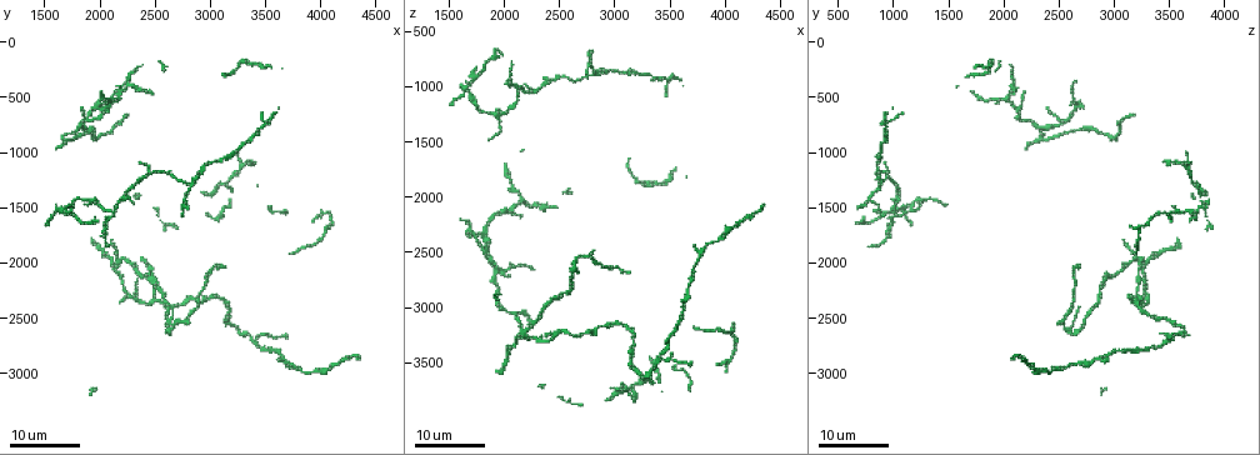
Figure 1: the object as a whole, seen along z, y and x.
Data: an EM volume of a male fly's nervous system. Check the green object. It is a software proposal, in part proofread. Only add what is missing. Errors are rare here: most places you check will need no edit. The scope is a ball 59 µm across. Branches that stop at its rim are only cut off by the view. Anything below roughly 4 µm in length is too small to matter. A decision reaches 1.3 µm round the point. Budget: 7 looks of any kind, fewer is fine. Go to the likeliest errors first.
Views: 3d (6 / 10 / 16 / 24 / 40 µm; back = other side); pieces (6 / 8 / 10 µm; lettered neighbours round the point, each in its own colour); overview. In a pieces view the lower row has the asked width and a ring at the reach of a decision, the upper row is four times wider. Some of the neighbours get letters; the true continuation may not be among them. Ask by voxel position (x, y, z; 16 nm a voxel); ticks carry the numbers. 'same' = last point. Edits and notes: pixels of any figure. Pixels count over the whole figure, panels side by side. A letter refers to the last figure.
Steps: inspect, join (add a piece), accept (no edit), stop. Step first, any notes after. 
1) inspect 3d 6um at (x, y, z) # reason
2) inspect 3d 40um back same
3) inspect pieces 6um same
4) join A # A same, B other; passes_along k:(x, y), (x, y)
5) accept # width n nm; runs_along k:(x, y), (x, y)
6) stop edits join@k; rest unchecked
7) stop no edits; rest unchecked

inspect 3d 16um at (2400, 1980, 3260) # an open end

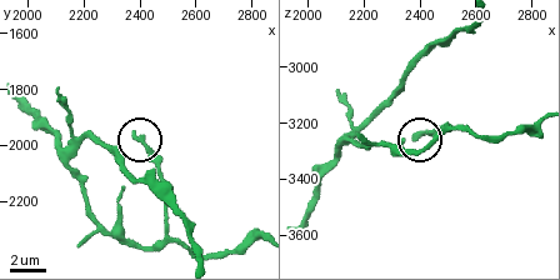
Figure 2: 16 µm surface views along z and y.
inspect pieces 10um at (2370, 1950, 3260)

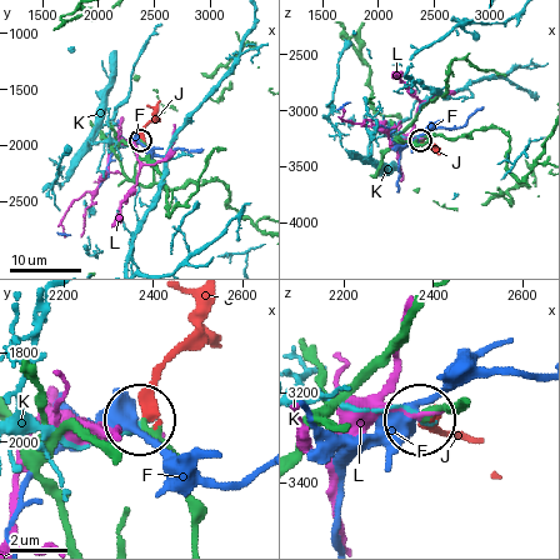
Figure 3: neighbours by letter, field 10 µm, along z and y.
join J # width 260 nm; F other, J same, K other, L other; passes_along 3:(190, 503), (155, 424), (155, 376), (198, 305); the neuron continues

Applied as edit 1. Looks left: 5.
inspect 3d 16um at (3120, 2020, 2660) # end of a long branch

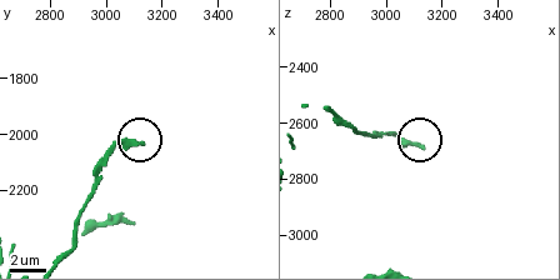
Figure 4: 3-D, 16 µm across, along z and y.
inspect pieces 10um at (3130, 2030, 2690)

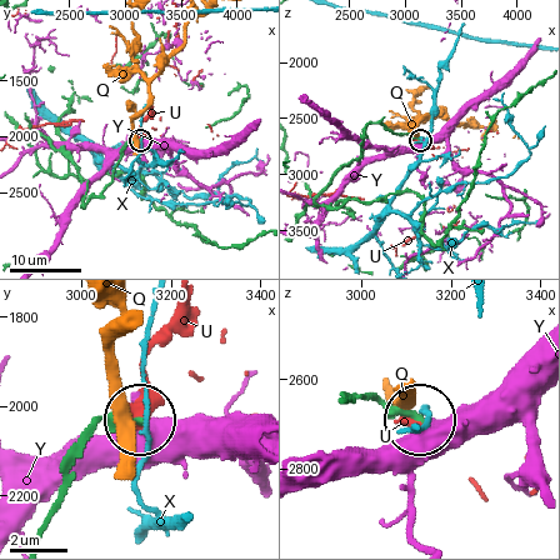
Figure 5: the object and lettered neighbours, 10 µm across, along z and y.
accept # width 240 nm; Q other, U other, X other, Y other; runs_along 5:(340, 398), (366, 398), (414, 418); no lettered piece goes on from it

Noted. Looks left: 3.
inspect 3d 16um at (2480, 440, 2060) # branch stops here

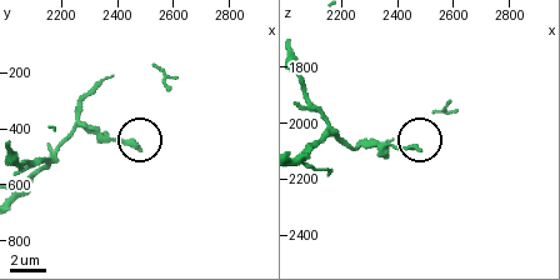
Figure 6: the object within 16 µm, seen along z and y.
inspect pieces 6um at (2480, 480, 2080) # what lies round it

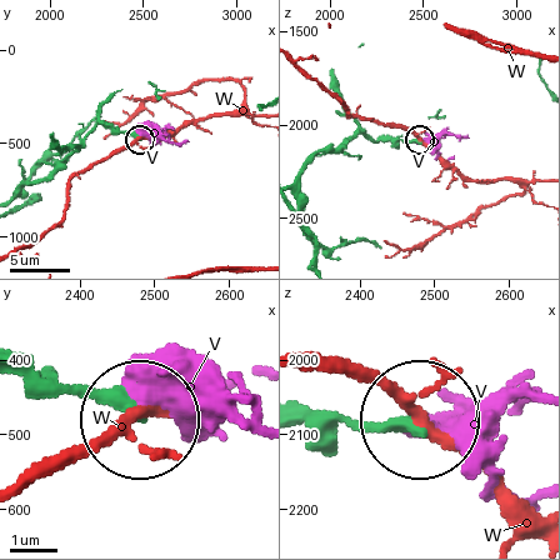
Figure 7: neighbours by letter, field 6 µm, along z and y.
accept # width 260 nm; V other, W other; runs_along 7:(23, 363), (95, 386), (126, 414); none of them fits

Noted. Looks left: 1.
stop edits join@3; rest unchecked

